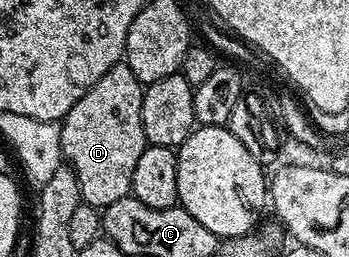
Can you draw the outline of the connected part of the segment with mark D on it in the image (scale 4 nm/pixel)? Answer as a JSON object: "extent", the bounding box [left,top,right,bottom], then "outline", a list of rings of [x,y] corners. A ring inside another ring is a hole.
{"extent":[59,63,148,207],"outline":[[[126,63],[114,65],[63,117],[59,127],[63,160],[77,175],[83,201],[88,205],[106,207],[131,193],[137,159],[148,146],[141,123],[144,88]]]}

